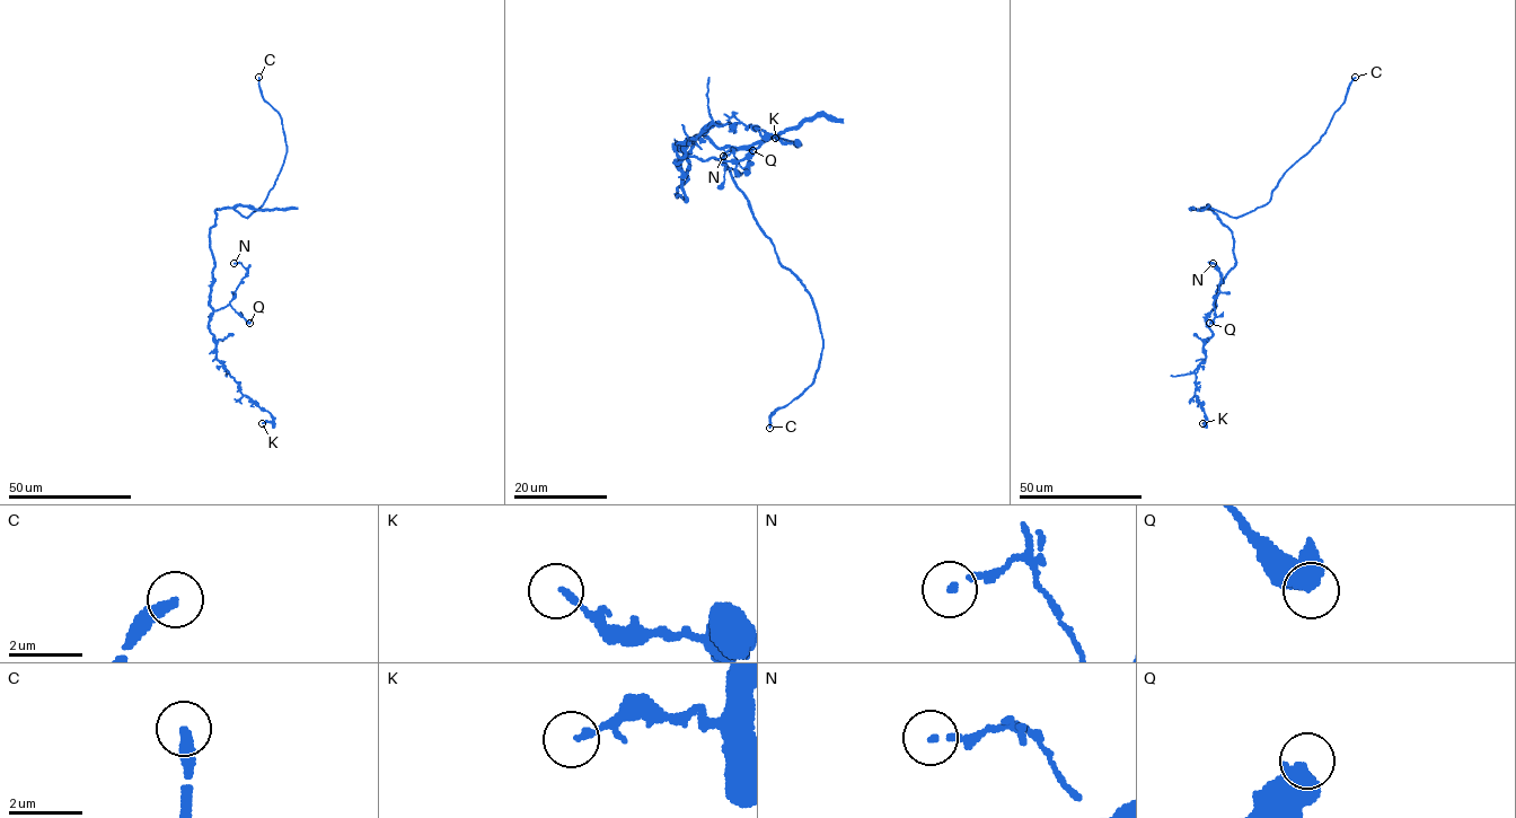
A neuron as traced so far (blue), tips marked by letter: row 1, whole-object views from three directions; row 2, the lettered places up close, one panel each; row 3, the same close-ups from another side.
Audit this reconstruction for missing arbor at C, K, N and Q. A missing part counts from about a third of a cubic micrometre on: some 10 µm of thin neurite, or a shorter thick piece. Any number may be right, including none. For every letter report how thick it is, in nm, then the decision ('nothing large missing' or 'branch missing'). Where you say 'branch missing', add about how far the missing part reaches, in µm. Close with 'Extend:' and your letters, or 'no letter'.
C: 340 nm | branch missing | 8 µm
K: 160 nm | nothing large missing
N: 140 nm | nothing large missing
Q: 600 nm | nothing large missing
Extend: C

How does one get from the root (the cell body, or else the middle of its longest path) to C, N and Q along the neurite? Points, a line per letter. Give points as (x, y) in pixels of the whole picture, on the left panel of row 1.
C: (216, 214), (216, 210), (235, 207), (247, 218), (256, 211), (283, 163), (282, 120), (263, 98), (258, 77)
N: (216, 214), (209, 231), (214, 261), (209, 305), (214, 309), (229, 302), (247, 272), (240, 262), (234, 263)
Q: (216, 214), (216, 225), (209, 231), (214, 261), (209, 305), (219, 309), (229, 305), (249, 323)

